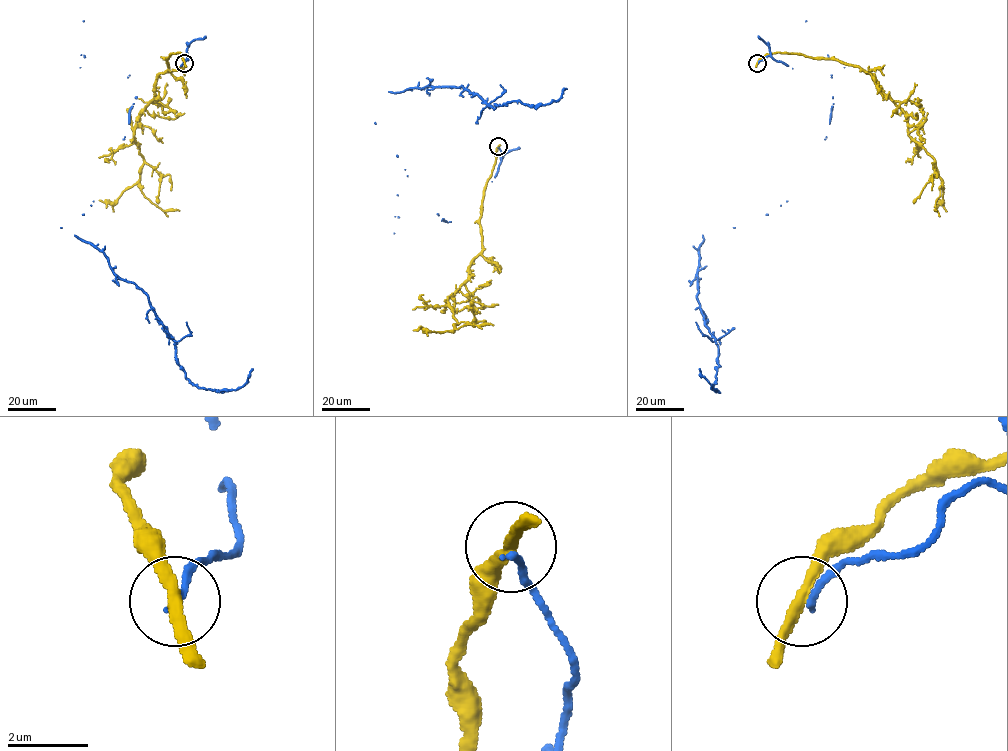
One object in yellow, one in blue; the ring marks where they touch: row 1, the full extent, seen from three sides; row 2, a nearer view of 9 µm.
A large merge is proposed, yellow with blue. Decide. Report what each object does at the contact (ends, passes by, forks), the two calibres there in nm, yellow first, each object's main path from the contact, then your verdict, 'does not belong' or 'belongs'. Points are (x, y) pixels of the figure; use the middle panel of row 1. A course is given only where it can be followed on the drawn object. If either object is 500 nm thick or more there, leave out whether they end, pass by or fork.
yellow passes by; blue ends there; 280 nm thick on the yellow side, 170 nm on the other; yellow runs (498, 146), (481, 202), (482, 250), (448, 297), (454, 331), (493, 325); blue runs (498, 147), (497, 174), (447, 222), (375, 123), (409, 88), (461, 86), (494, 108), (567, 89); does not belong

